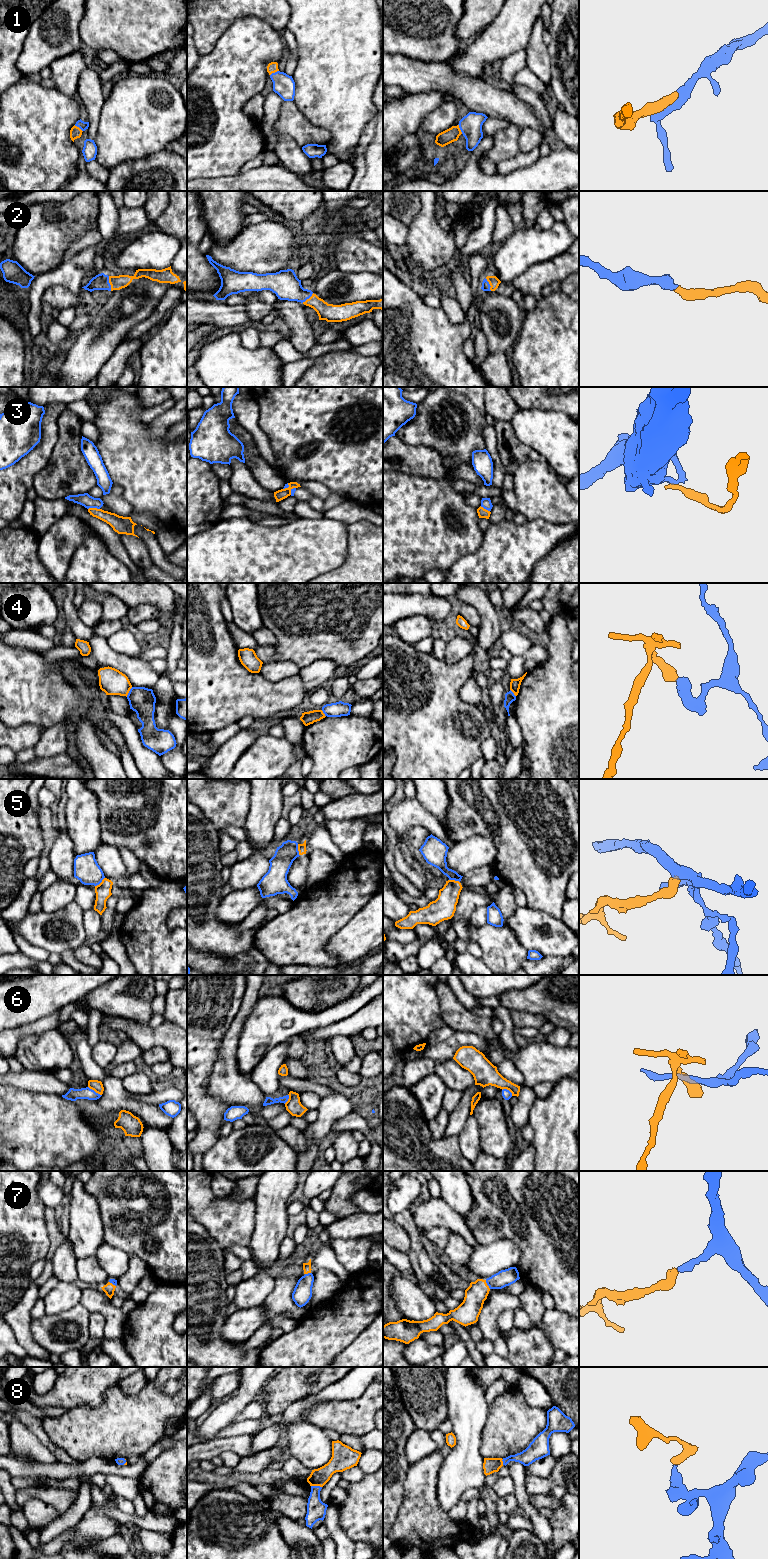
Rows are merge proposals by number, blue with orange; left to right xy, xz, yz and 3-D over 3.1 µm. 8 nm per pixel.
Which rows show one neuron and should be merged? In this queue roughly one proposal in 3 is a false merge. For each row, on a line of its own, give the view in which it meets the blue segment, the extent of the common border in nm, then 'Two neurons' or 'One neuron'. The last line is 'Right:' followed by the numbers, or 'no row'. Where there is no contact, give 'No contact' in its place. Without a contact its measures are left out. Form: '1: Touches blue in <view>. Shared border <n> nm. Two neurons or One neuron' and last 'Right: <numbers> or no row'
1: Touches blue in yz. Shared border 90 nm. One neuron
2: Touches blue in xy. Shared border 120 nm. One neuron
3: Touches blue in xy. Shared border 100 nm. Two neurons
4: Touches blue in xy. Shared border 90 nm. Two neurons
5: Touches blue in xz. Shared border 100 nm. Two neurons
6: Touches blue in xy. Shared border 130 nm. Two neurons
7: Touches blue in yz. Shared border 80 nm. One neuron
8: Touches blue in xz. Shared border 90 nm. One neuron
Right: 1, 2, 7, 8

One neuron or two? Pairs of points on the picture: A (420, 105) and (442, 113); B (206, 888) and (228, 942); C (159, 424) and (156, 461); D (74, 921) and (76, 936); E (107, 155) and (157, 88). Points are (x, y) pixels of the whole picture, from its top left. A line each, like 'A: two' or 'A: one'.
A: two
B: one
C: two
D: one
E: one

